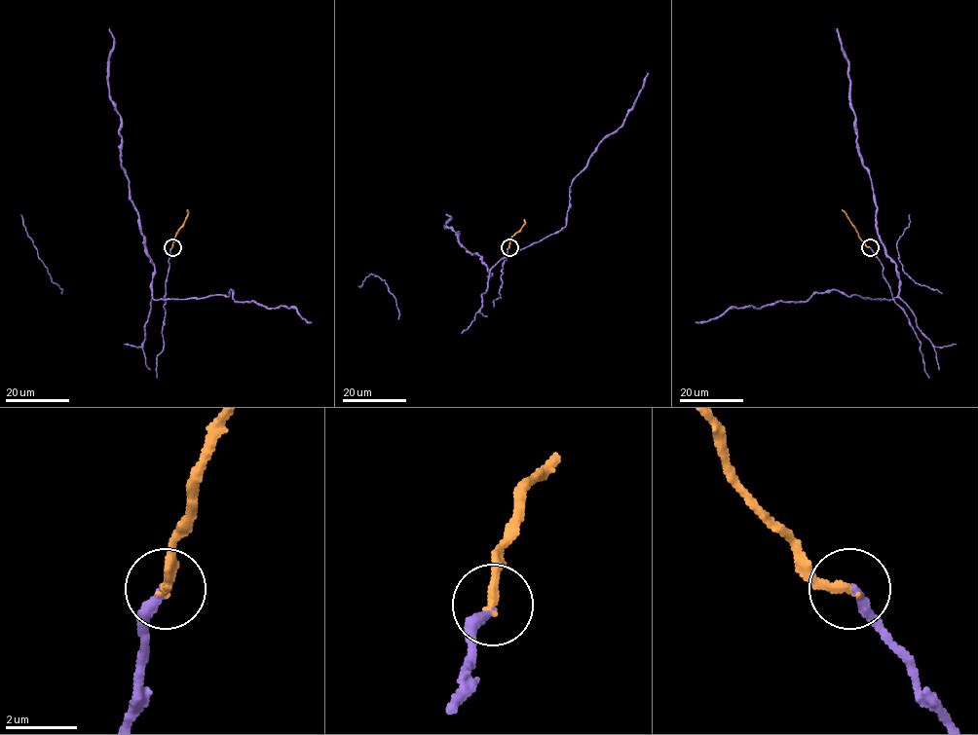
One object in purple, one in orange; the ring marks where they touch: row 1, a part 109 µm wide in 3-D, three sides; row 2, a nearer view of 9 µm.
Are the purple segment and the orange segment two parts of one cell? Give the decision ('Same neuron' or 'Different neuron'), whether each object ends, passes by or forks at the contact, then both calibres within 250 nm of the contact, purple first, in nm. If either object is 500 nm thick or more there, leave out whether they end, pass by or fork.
Same neuron. At the ring purple ends. At the ring orange ends. Thickness 260 nm (purple) against 280 nm

